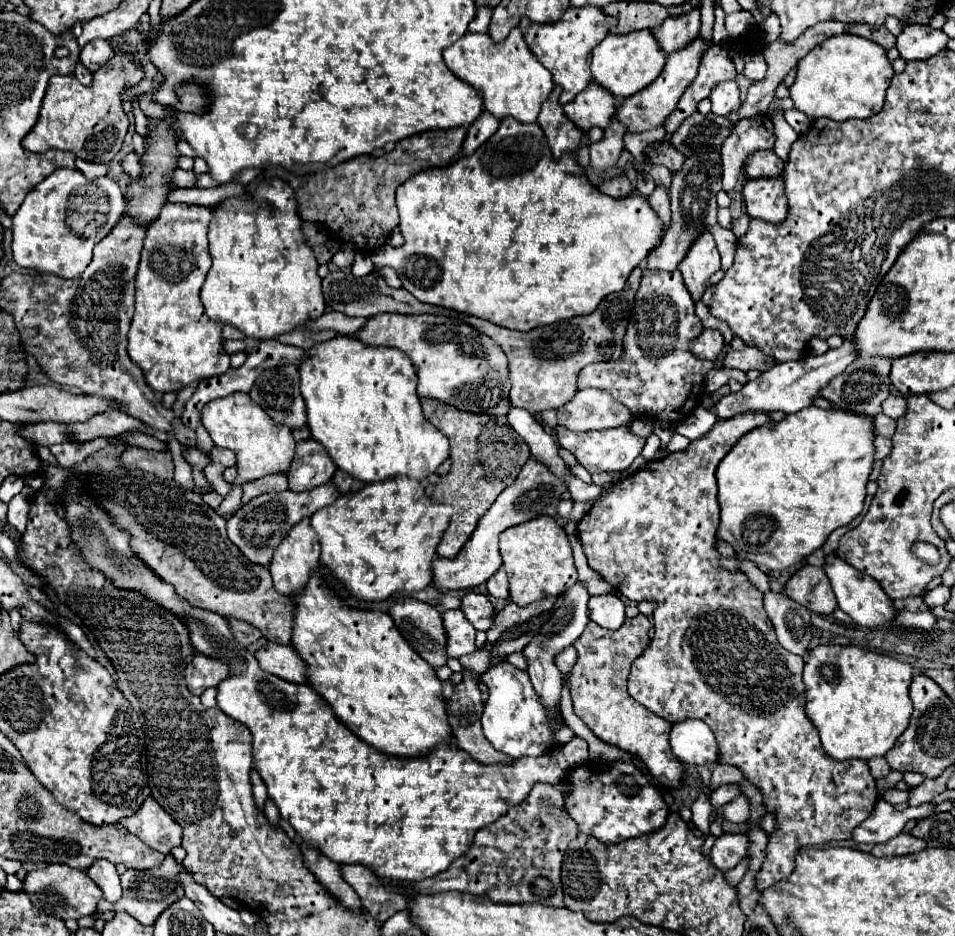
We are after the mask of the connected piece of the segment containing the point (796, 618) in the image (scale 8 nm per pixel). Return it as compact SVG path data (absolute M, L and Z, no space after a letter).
M766 591L764 593L764 609L774 625L780 645L796 655L804 655L808 651L808 643L812 639L810 611L804 605L798 605L784 593Z

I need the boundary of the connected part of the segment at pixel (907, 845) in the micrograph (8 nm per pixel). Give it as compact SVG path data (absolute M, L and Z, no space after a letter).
M900 833L898 837L886 841L886 843L880 843L880 845L874 845L872 849L872 855L874 857L884 857L884 855L910 855L910 853L920 853L926 849L926 841L914 837L914 835L908 835L908 833Z

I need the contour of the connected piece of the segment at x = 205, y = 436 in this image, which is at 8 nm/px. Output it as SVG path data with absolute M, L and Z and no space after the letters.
M203 424L196 429L196 439L200 450L205 454L209 454L214 447L214 443Z

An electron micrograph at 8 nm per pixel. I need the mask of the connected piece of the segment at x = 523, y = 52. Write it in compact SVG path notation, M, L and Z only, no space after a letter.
M518 27L500 43L494 43L488 33L466 33L458 43L444 49L444 61L456 77L470 83L482 95L484 107L496 119L512 115L520 123L534 123L554 87L552 73L530 53Z

